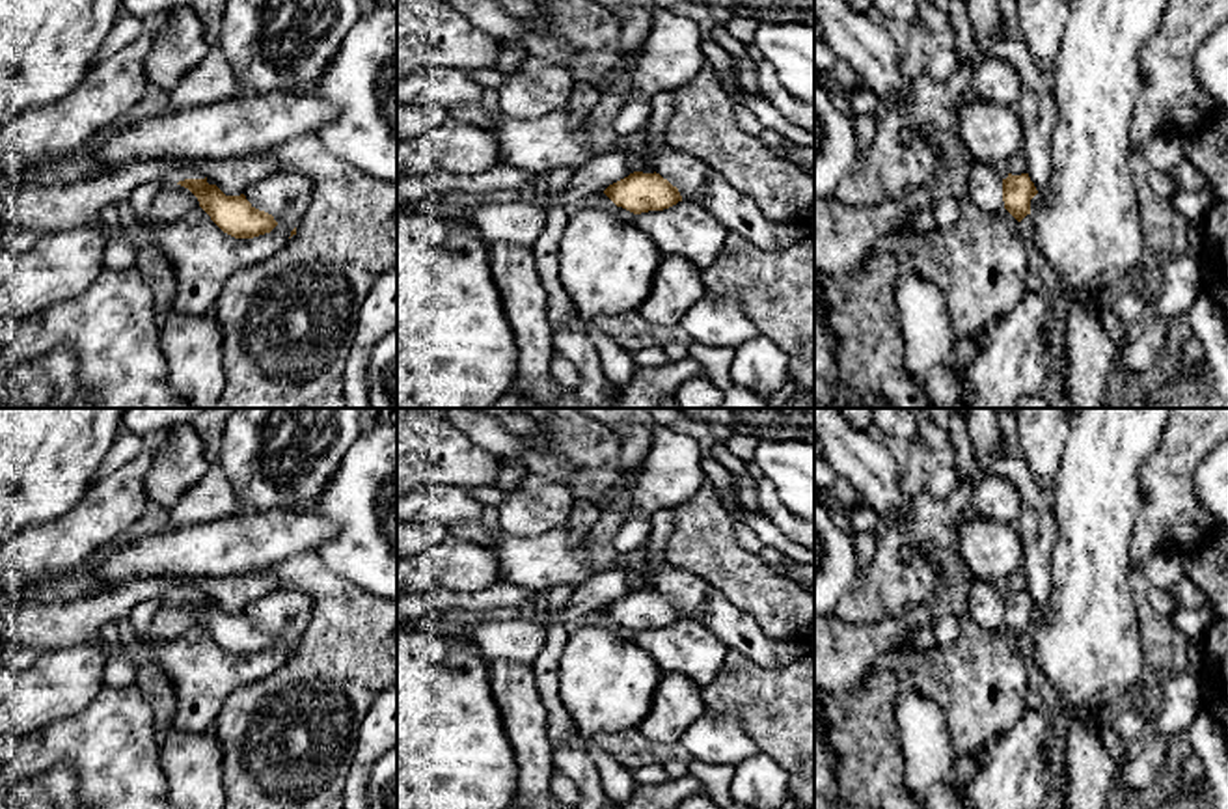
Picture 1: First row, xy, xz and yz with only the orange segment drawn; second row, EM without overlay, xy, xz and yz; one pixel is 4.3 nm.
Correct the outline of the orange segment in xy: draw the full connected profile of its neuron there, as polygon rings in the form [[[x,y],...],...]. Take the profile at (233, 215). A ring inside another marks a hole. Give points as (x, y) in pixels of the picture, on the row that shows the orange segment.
[[[175,164],[168,175],[171,183],[188,188],[211,220],[235,239],[253,239],[278,226],[272,214],[255,209],[244,194],[225,196],[216,185],[209,185],[196,164]]]

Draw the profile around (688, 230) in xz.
[[[682,199],[663,211],[634,216],[662,254],[680,255],[699,270],[710,267],[727,239],[727,229],[697,201]]]

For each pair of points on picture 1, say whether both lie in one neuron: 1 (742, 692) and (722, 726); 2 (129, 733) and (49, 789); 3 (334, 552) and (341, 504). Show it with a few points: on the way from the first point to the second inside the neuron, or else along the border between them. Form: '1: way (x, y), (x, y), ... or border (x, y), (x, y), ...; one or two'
1: border (705, 711), (736, 707), (742, 729), (757, 744); two
2: border (30, 781), (66, 765), (79, 789); two
3: way (345, 541), (349, 537), (349, 515); one

